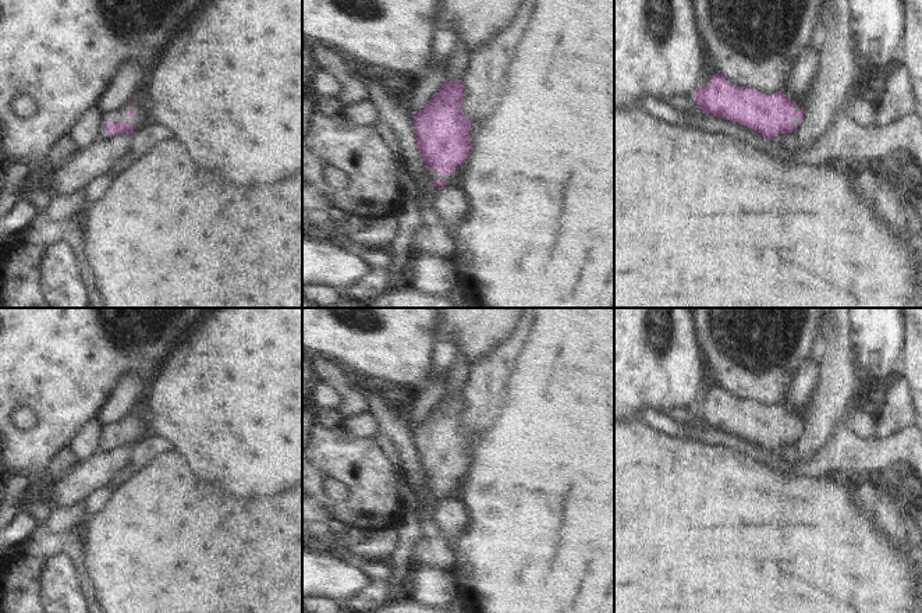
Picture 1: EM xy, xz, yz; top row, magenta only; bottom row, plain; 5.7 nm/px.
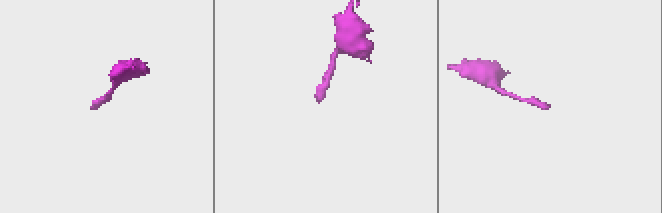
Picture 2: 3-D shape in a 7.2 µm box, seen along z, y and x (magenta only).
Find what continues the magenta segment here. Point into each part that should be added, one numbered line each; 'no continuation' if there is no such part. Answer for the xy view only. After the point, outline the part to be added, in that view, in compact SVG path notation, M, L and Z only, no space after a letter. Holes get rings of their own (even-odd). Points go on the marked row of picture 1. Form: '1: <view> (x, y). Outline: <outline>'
1: xy (142, 116). Outline: M125 104L123 109L117 111L109 111L107 114L102 114L102 120L99 123L99 139L109 139L113 135L109 135L106 131L106 123L118 123L123 120L125 124L131 124L134 130L138 130L145 121L149 120L149 116L145 110L138 106Z

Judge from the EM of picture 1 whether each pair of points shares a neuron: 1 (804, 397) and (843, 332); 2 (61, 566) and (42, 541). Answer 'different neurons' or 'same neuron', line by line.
1: different neurons
2: different neurons

